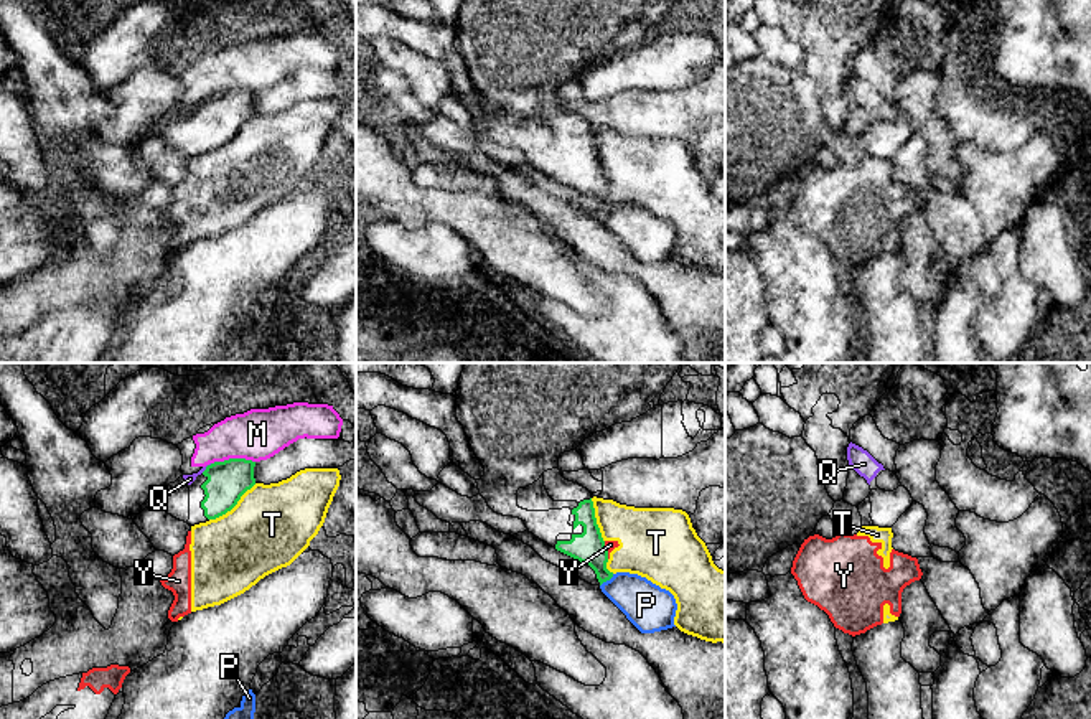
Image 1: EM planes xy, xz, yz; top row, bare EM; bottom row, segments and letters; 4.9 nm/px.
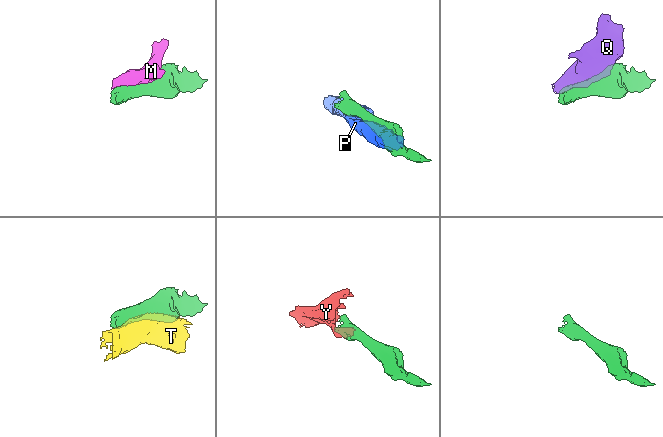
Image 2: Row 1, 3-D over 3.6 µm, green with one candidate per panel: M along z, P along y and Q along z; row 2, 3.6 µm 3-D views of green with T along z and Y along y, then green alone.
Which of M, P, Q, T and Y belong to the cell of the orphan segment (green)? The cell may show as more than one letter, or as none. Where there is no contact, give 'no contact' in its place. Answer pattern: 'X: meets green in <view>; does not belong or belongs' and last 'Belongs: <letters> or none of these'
M: meets green in xy; does not belong
P: meets green in xz; does not belong
Q: meets green in xy; does not belong
T: meets green in xy; does not belong
Y: meets green in xz; does not belong
Belongs: none of these

